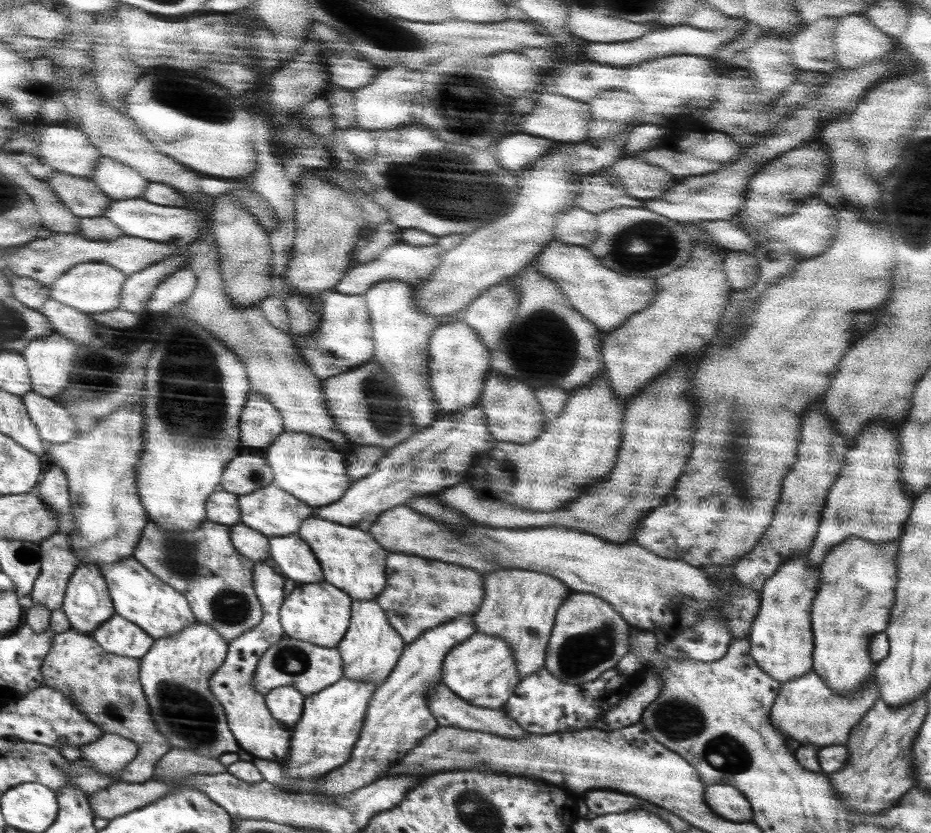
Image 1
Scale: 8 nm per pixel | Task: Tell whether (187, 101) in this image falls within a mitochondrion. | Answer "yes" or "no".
yes

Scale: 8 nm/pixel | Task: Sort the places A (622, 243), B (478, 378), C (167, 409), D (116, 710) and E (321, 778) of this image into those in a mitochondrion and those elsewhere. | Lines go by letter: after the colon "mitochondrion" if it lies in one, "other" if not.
A: mitochondrion
B: other
C: mitochondrion
D: mitochondrion
E: other

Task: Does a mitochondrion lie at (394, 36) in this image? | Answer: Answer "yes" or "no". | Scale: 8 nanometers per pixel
yes

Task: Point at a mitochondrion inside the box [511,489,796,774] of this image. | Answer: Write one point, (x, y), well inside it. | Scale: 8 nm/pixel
(579, 653)

